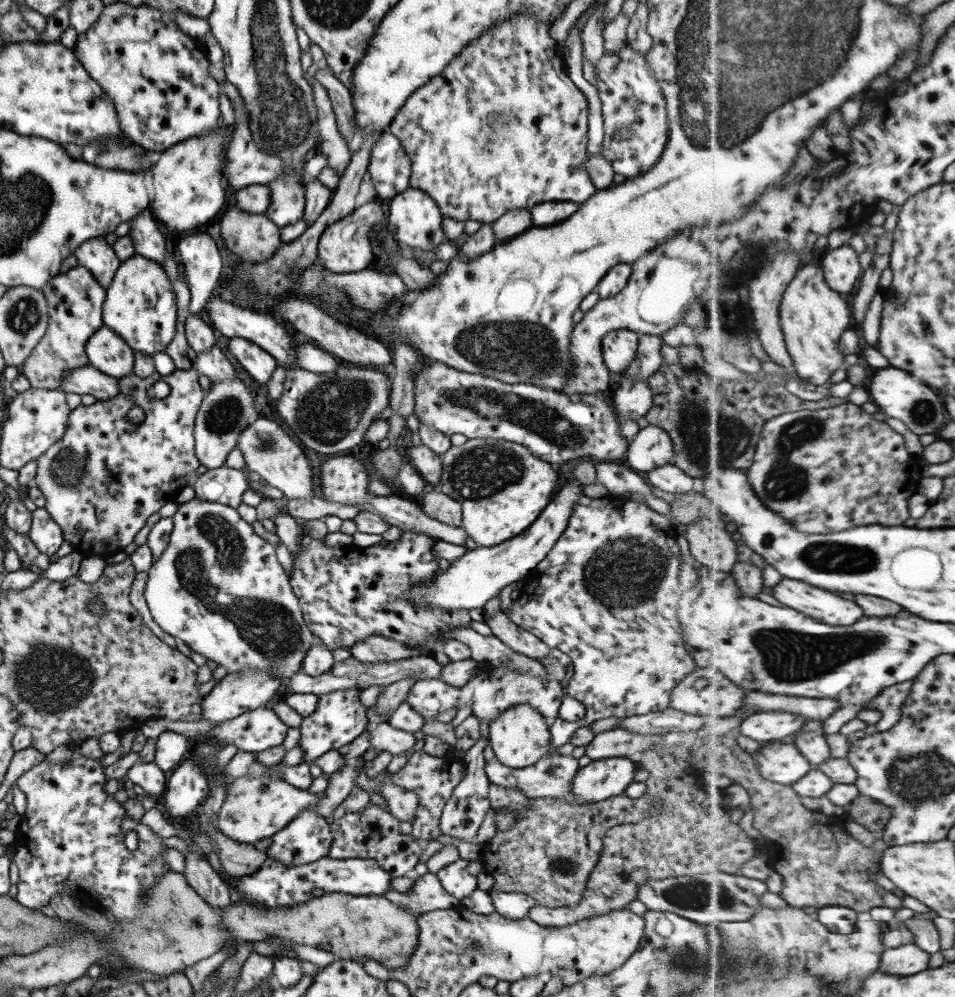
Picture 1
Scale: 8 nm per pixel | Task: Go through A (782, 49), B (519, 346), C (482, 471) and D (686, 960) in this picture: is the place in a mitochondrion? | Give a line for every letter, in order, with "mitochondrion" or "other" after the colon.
A: mitochondrion
B: mitochondrion
C: mitochondrion
D: mitochondrion

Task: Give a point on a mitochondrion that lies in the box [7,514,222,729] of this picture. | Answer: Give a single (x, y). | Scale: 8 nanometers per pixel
(51, 679)

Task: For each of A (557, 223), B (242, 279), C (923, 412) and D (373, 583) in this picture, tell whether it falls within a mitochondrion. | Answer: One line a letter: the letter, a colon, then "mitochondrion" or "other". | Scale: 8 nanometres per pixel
A: other
B: mitochondrion
C: mitochondrion
D: other

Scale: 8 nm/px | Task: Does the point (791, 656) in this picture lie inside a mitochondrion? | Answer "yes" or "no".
yes

